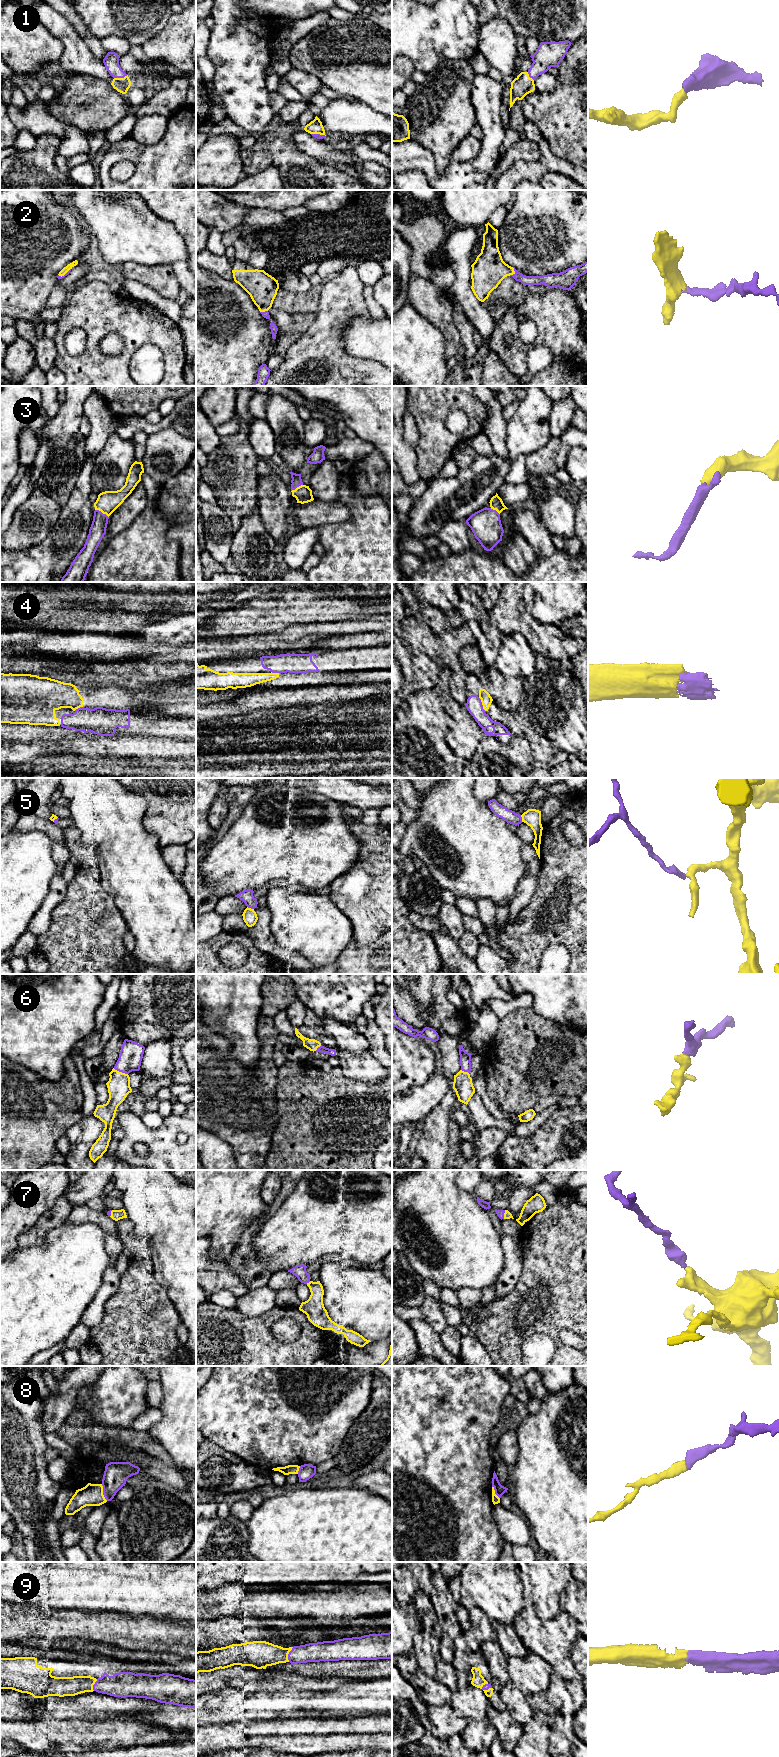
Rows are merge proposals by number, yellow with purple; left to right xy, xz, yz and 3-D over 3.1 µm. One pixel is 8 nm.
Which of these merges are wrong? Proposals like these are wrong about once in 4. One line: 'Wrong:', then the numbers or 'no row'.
Wrong: 5, 8

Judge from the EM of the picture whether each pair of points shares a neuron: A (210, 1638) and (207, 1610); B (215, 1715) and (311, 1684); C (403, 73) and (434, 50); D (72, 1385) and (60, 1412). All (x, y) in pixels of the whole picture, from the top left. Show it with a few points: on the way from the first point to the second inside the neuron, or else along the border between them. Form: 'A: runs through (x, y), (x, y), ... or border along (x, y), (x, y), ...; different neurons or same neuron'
A: border along (231, 1615), (206, 1620); different neurons
B: border along (319, 1691), (305, 1691), (282, 1687), (273, 1692); different neurons
C: border along (402, 55), (409, 58), (415, 67); different neurons
D: runs through (67, 1392), (65, 1399), (60, 1405); same neuron

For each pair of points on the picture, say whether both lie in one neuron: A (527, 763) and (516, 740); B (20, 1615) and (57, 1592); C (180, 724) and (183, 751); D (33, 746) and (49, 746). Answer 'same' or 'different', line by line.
A: same
B: different
C: different
D: same

